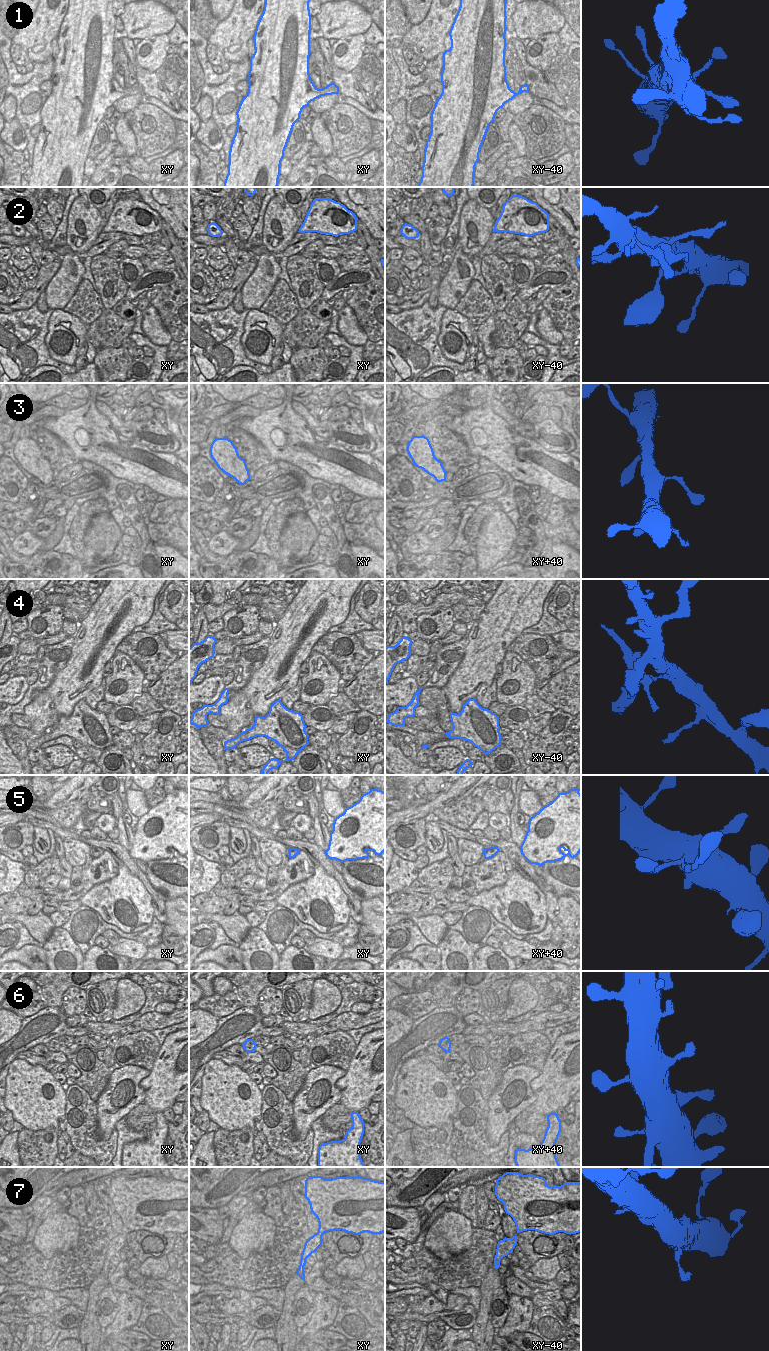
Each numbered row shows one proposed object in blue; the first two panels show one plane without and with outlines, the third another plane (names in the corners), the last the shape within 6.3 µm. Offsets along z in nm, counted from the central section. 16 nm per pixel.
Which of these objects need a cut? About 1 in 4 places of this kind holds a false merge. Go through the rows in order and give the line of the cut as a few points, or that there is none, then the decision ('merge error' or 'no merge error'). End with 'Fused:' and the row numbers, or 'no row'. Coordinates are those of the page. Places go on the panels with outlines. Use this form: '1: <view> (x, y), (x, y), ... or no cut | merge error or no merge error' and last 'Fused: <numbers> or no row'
1: no cut | no merge error
2: no cut | no merge error
3: no cut | no merge error
4: xy (241, 733), (243, 736), (251, 738) | merge error
5: no cut | no merge error
6: no cut | no merge error
7: no cut | no merge error
Fused: 4

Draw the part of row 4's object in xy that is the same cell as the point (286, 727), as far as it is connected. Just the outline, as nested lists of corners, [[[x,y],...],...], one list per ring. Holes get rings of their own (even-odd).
[[[280,699],[271,706],[265,717],[256,716],[254,725],[242,732],[242,737],[265,736],[275,741],[286,752],[284,761],[294,760],[297,754],[309,745],[303,715],[287,709]]]

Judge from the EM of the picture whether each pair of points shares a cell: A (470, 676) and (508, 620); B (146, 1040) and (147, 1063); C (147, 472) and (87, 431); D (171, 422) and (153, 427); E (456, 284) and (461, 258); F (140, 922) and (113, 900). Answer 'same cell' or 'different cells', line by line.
A: same cell
B: same cell
C: same cell
D: different cells
E: same cell
F: same cell

